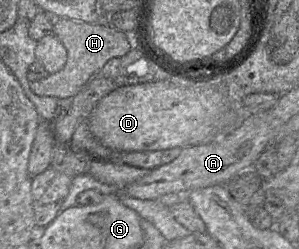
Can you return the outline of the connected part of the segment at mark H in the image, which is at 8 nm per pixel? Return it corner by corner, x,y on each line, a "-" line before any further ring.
103,16
104,20
100,20
96,23
87,23
82,20
73,20
69,18
59,18
55,22
53,34
66,48
67,62
64,68
59,72
49,74
48,77
44,79
30,83
29,86
36,95
55,98
73,98
104,67
107,61
115,57
122,57
131,50
126,33
111,26
107,22
107,17
109,16

